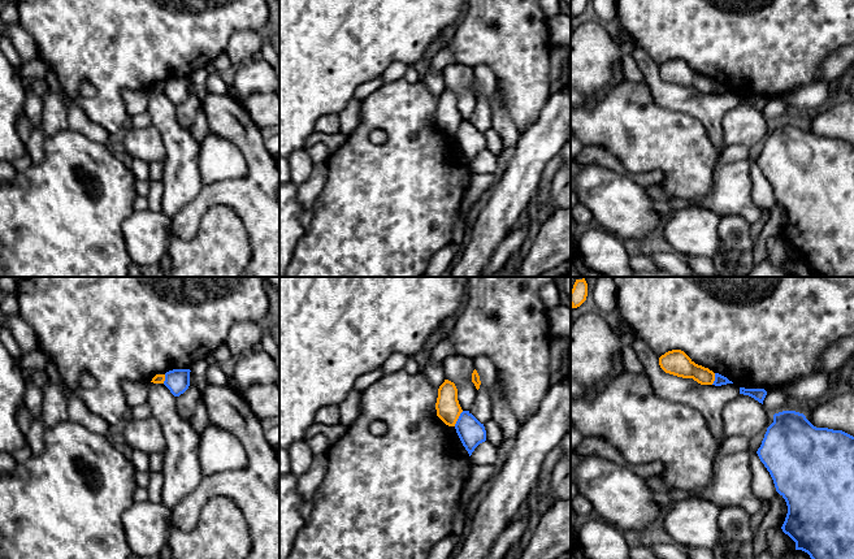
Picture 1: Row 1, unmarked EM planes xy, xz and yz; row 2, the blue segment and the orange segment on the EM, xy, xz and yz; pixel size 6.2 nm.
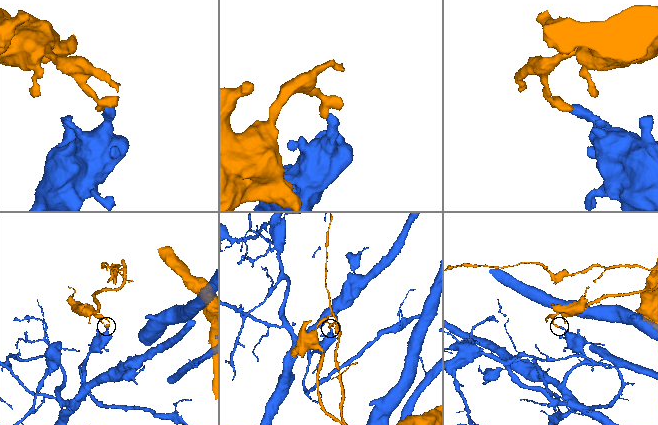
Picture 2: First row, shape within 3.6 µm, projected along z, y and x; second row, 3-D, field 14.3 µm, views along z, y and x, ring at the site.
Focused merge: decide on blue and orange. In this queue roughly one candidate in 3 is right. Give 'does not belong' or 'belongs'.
does not belong

